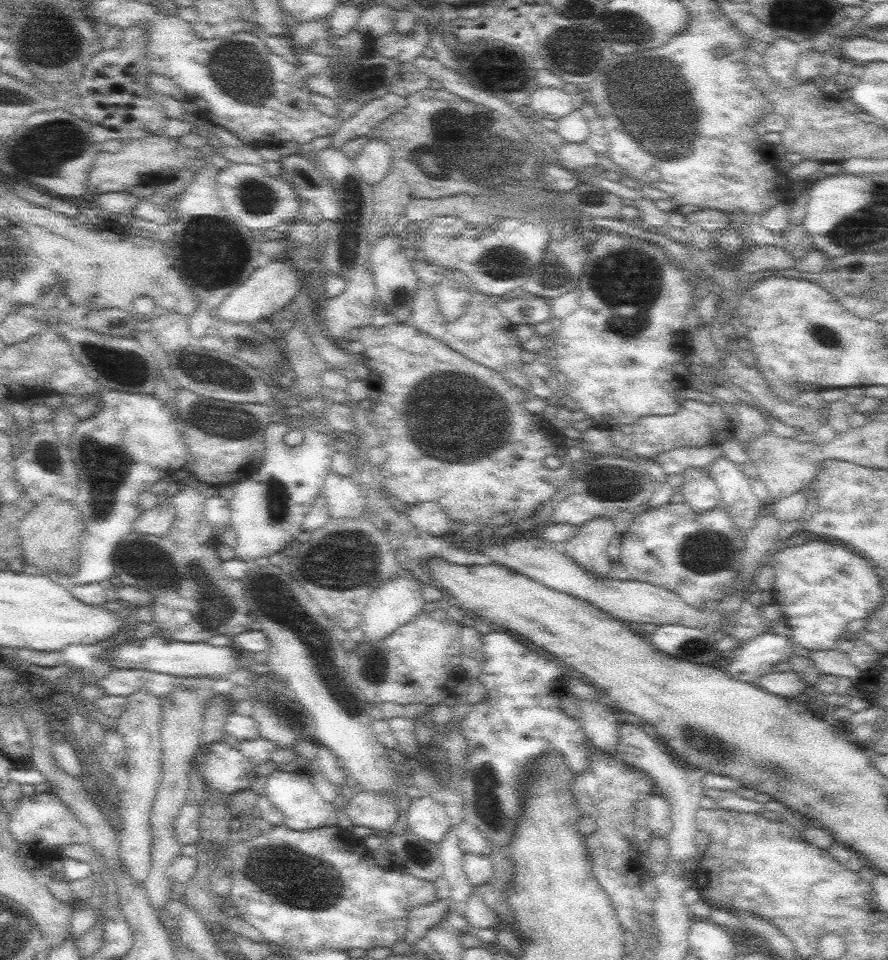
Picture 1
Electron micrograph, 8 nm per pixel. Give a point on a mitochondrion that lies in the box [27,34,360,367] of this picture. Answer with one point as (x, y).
(230, 65)

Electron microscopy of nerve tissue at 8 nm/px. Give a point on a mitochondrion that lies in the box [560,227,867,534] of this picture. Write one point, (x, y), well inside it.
(624, 289)

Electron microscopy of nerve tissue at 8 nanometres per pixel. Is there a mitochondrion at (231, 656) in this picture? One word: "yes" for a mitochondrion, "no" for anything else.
no

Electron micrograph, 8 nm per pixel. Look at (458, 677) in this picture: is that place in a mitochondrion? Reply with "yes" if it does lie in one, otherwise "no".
no

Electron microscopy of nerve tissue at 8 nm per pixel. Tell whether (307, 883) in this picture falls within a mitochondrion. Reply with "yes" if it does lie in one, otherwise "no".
yes

